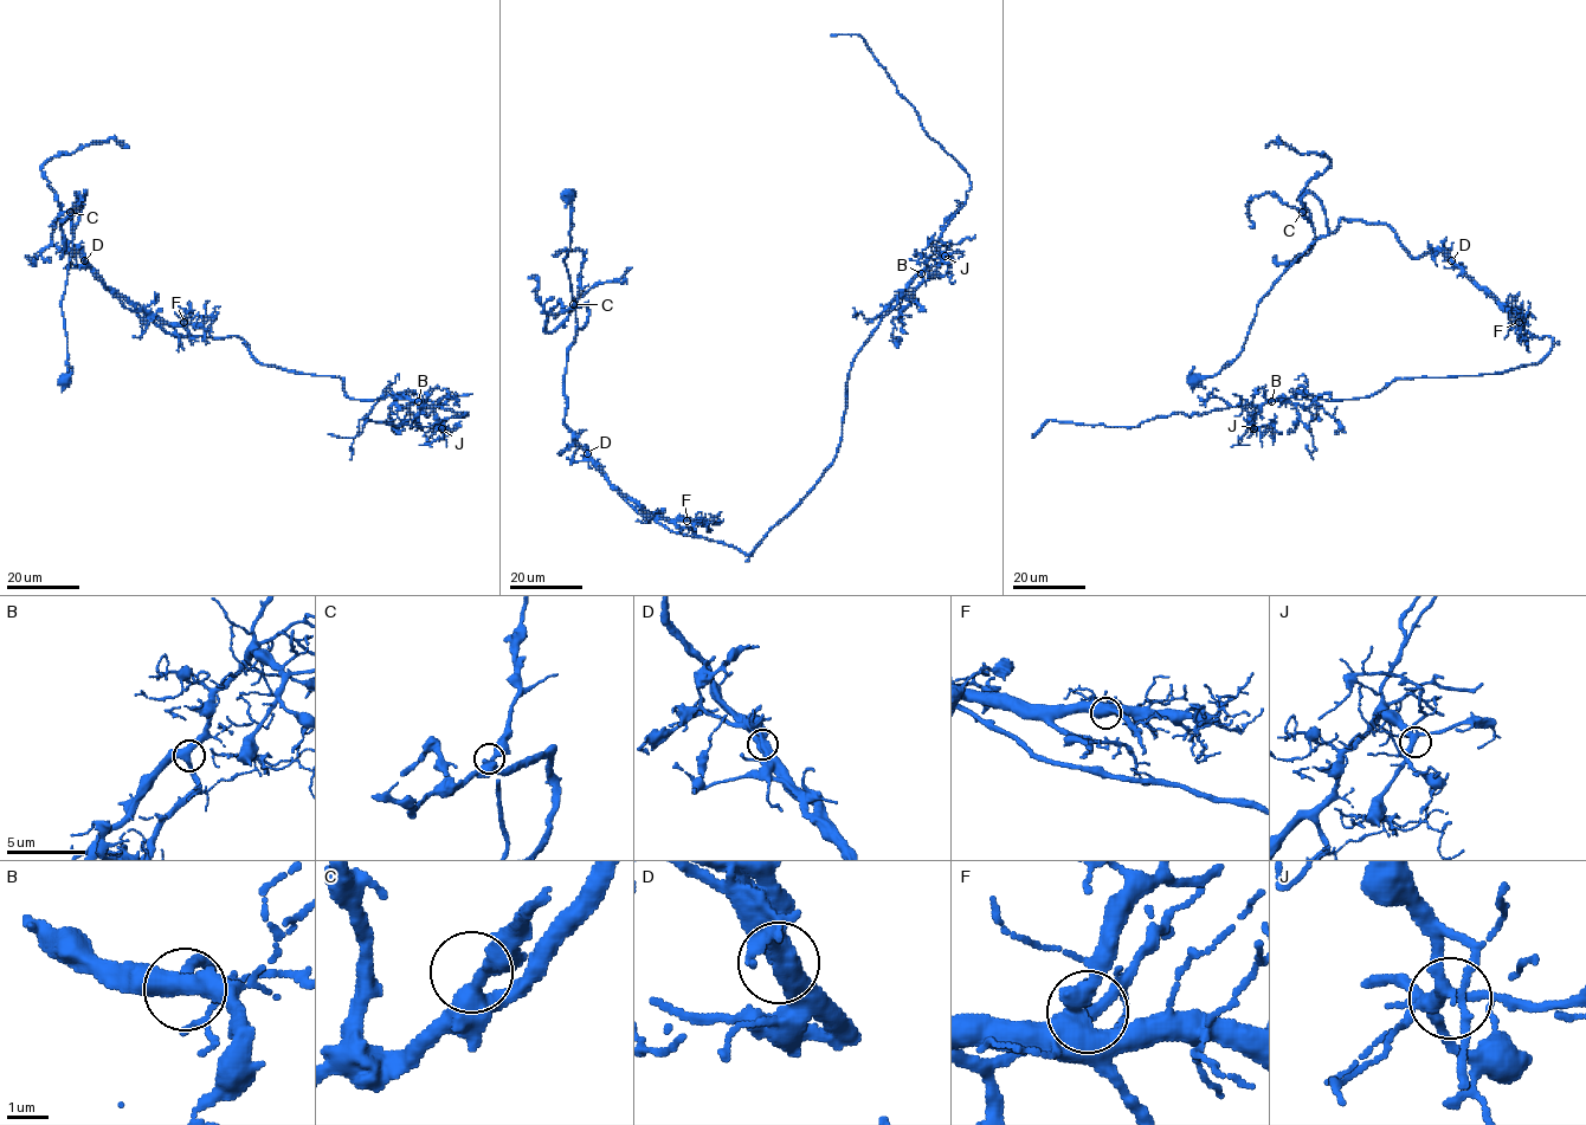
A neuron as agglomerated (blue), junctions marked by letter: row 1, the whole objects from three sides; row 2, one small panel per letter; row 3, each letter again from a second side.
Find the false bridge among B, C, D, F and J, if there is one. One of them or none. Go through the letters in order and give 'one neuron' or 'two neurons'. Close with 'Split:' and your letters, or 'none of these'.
B: one neuron
C: one neuron
D: two neurons
F: one neuron
J: one neuron
Split: D

